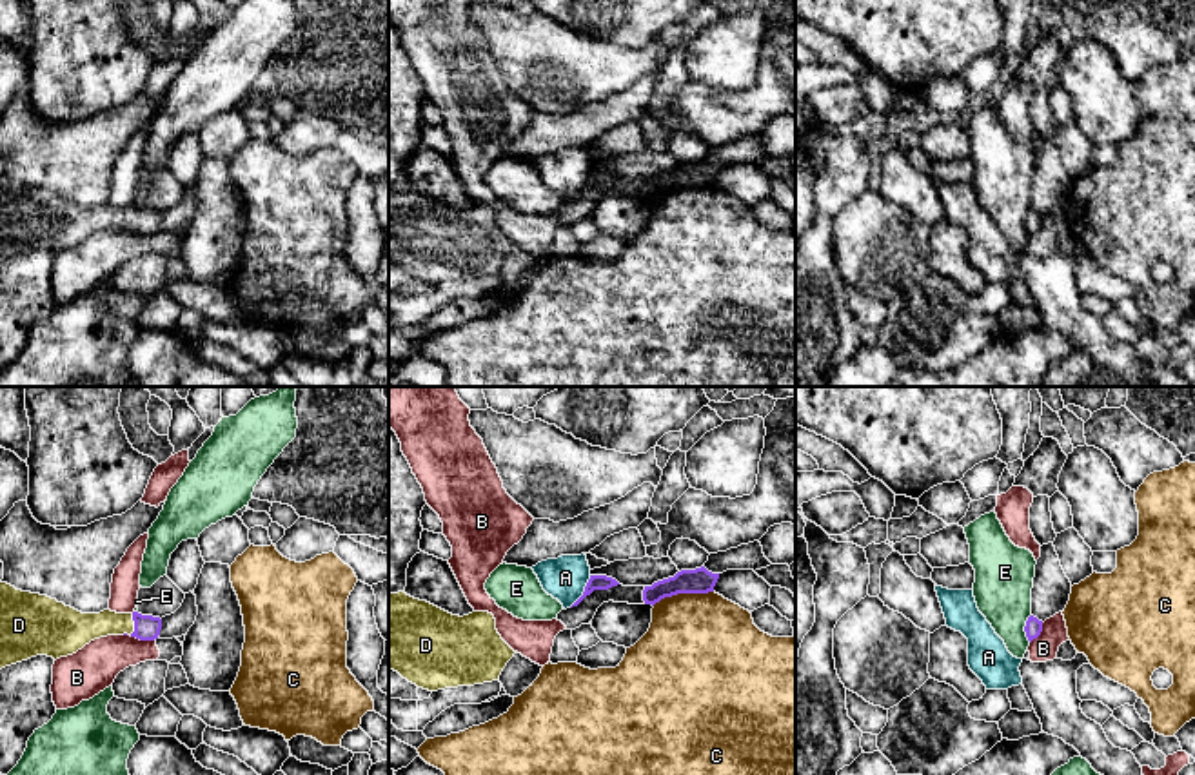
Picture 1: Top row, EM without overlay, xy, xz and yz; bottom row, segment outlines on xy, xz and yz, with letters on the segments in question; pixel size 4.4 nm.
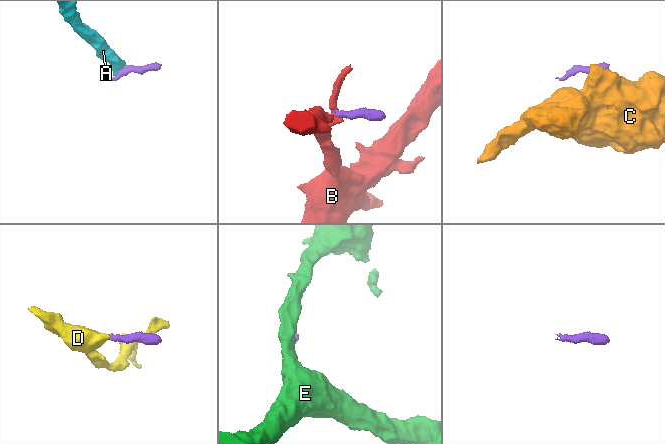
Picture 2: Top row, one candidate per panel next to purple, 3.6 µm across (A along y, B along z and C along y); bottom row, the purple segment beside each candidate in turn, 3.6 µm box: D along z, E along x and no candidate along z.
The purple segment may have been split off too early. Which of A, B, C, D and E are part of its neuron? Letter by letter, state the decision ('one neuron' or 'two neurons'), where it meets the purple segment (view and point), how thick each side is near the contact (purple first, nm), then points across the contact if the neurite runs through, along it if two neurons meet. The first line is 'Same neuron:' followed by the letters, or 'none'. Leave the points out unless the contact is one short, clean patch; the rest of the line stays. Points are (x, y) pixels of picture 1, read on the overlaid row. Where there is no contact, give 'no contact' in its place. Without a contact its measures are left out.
Same neuron: D
A: two neurons; contact xz (583, 592); calibres 60 and 190 nm; border xz (591, 576), (585, 590), (569, 607)
B: two neurons; contact xy (142, 639); calibres 110 and 200 nm; border xy (129, 636), (140, 641), (153, 641)
C: two neurons; contact xz (681, 592); calibres 110 and 460 nm; border xz (712, 590), (678, 592), (652, 605)
D: one neuron; contact xy (135, 628); calibres 110 and 150 nm; way xy (146, 627), (135, 628), (79, 628)
E: two neurons; contact yz (1025, 628); calibres 80 and 260 nm; border yz (1030, 614), (1025, 625), (1028, 641)

